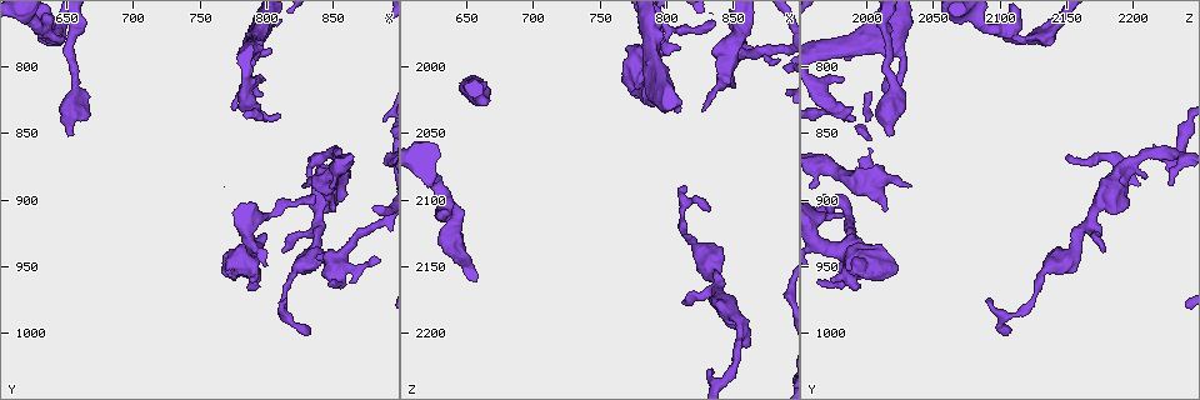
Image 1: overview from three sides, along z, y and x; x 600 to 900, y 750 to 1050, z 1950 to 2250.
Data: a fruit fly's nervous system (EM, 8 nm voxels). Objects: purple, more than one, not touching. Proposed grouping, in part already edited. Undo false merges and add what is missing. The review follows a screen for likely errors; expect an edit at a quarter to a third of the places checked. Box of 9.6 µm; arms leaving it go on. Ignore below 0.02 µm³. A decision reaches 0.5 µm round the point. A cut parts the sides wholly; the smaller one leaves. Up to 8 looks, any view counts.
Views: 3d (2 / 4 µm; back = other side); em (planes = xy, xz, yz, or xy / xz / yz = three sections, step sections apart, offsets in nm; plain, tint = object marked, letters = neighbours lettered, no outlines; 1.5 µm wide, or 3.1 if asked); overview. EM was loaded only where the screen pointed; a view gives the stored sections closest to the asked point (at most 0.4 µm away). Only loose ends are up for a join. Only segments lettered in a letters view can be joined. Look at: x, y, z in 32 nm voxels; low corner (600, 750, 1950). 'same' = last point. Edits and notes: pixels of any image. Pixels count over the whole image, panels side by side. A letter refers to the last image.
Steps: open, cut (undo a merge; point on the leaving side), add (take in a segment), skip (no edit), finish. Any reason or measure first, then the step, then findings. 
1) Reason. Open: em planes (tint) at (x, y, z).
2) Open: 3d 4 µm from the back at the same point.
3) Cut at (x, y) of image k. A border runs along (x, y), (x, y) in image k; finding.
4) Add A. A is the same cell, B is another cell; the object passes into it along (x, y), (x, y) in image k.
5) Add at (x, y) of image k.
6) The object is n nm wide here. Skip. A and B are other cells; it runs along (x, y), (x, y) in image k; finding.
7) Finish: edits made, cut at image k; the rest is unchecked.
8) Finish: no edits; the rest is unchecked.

Free end. Open: 3d 2 µm at (832, 1004, 2106).

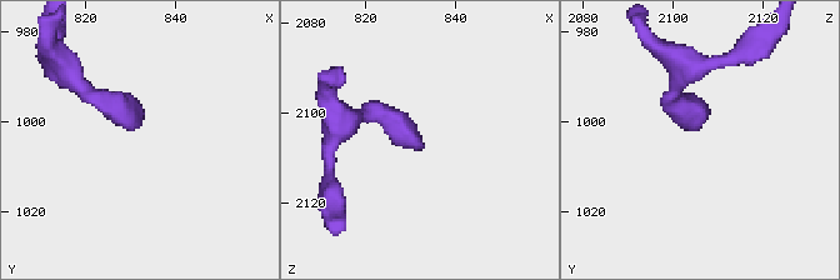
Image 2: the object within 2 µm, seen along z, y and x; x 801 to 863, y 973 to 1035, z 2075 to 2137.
Open: em planes (letters) at (832, 1001, 2105).

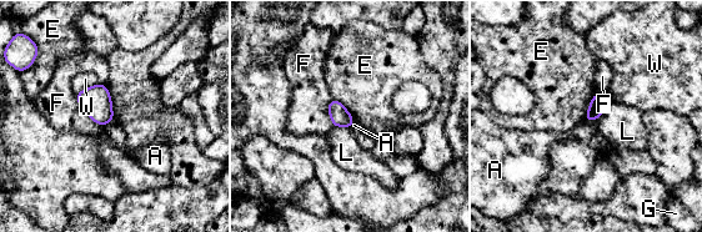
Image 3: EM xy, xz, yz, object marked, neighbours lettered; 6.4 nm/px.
The longest contact is with F, 280 nm. Skip. A, E, F, G, L and W are other cells; a border runs along (104, 85), (110, 96), (114, 119) in image 3; none of them fits.

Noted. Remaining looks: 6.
An open end. Open: em planes (letters) at (812, 938, 2178).

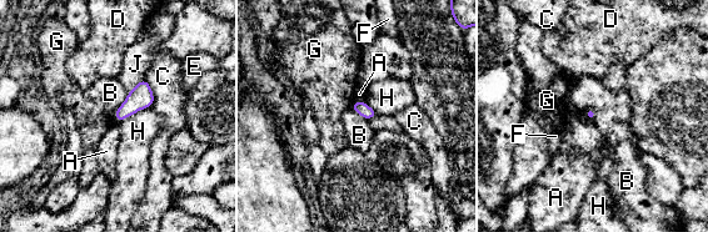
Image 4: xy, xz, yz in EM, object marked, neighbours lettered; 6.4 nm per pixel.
Skip. A, B, C, D, E, F, G, H and J are other cells; a border runs along (128, 92), (115, 112), (118, 121) in image 4; none of them fits.

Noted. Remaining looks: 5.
Branch stops here. Open: 3d 4 µm at (834, 888, 2228).

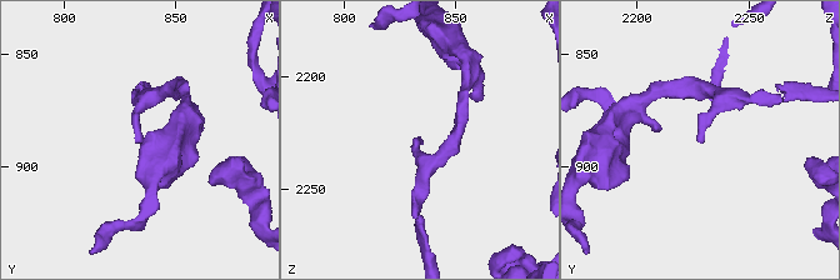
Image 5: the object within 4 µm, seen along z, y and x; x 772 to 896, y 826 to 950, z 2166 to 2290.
Open: em xz step 8 (tint) at (834, 889, 2230).

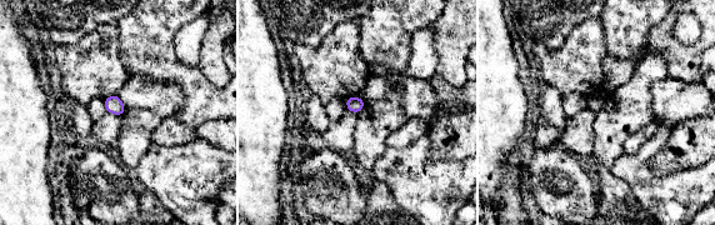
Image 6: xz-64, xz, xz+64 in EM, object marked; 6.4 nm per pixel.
Cut it another way. Open: em planes (letters) at the same point.

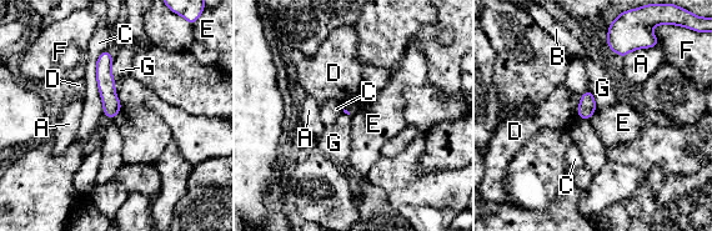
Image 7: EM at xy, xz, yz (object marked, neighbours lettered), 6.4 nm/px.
Skip. A, B, C, D, E, F and G are other cells; a border runs along (123, 105), (113, 120) in image 7; no lettered segment goes on from it.

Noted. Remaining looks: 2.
Finish: no edits; the rest is unchecked.

